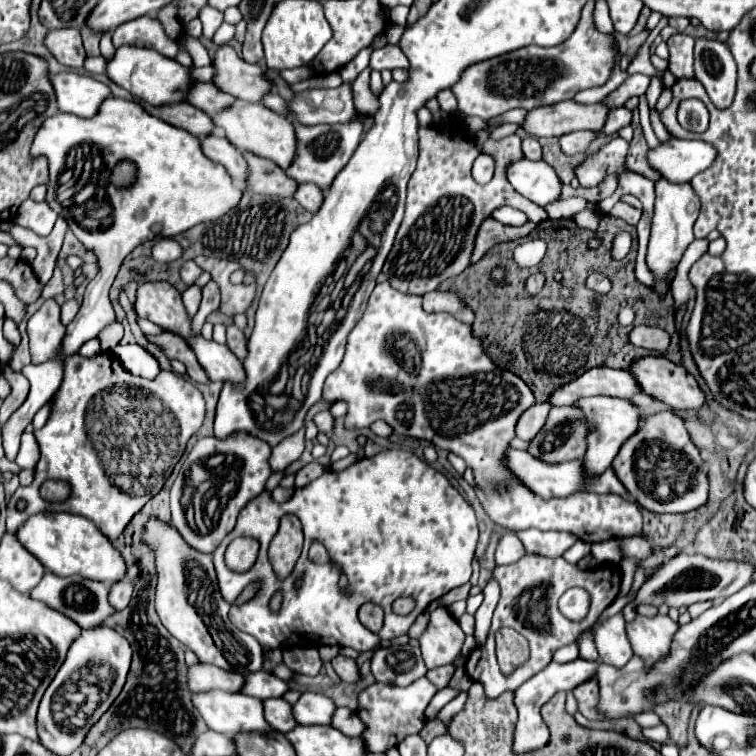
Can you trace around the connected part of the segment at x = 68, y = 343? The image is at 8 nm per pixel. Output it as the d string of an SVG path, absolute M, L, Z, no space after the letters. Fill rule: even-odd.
M116 97L102 103L98 117L92 119L68 113L46 119L34 137L32 155L46 155L50 163L46 201L58 215L82 227L74 231L74 235L86 249L96 253L100 263L98 275L86 287L80 311L66 327L64 355L76 353L82 343L98 337L100 331L116 321L108 291L124 257L138 247L138 243L176 237L198 223L218 221L242 199L242 189L234 185L220 163L204 155L198 137L150 115L140 103ZM118 159L132 159L140 169L136 183L124 191L116 191L108 183L110 169ZM90 201L108 203L112 207L110 217L104 219L104 211L96 211L94 221L84 225L82 219L88 215Z

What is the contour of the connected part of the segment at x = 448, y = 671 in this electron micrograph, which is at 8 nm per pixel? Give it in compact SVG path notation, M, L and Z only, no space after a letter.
M452 664L437 667L429 670L426 677L438 688L445 688L455 671L455 667Z

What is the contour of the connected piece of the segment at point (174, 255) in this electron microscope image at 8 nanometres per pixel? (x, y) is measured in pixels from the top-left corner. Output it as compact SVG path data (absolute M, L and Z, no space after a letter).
M160 239L154 247L152 247L152 257L158 261L158 263L170 263L170 261L176 261L178 257L182 257L184 249L178 241L174 239Z

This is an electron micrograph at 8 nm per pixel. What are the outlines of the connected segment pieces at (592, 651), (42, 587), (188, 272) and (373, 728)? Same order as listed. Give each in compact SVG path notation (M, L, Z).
M594 627L586 629L578 639L578 649L580 649L580 657L586 659L586 661L596 661L598 659L598 649L596 649L596 643L594 643Z
M46 573L44 579L32 589L30 597L46 603L48 607L64 613L66 617L74 619L82 629L94 629L100 627L110 615L116 613L116 609L110 605L108 601L108 593L110 593L110 585L100 583L100 581L90 581L78 575L70 575L70 577L58 577L54 573Z
M194 261L184 263L182 269L180 269L180 277L182 277L182 281L184 281L186 285L194 285L194 281L196 281L200 275L202 275L202 269L200 269Z
M426 677L414 681L408 687L376 683L376 685L368 687L366 691L362 691L358 715L368 727L362 737L366 739L370 753L384 753L388 747L398 745L404 739L404 737L400 737L400 733L406 733L406 735L420 733L424 727L424 709L436 691L438 689Z

